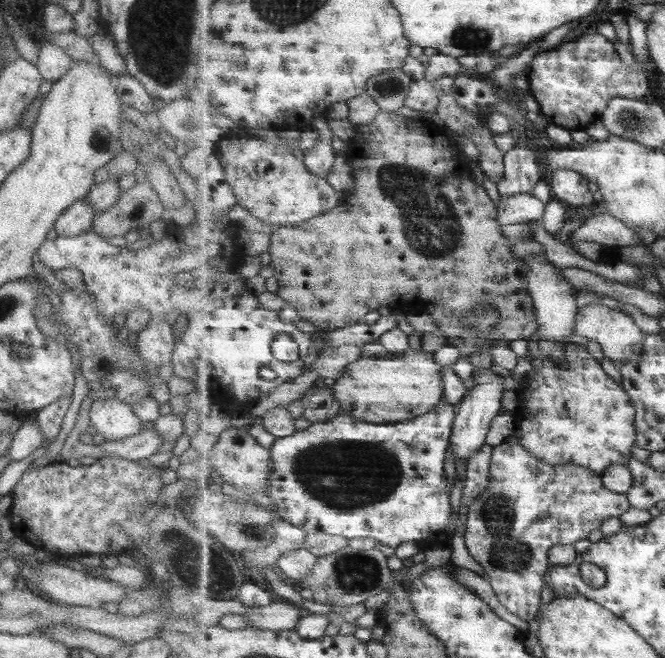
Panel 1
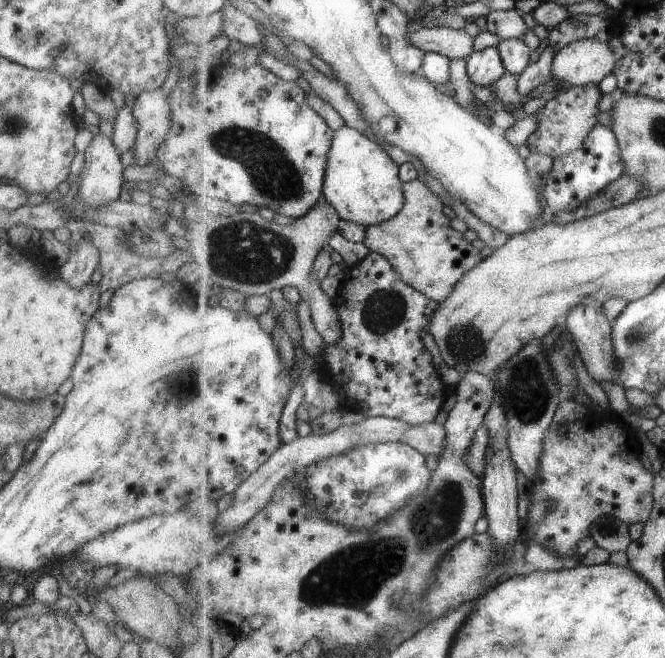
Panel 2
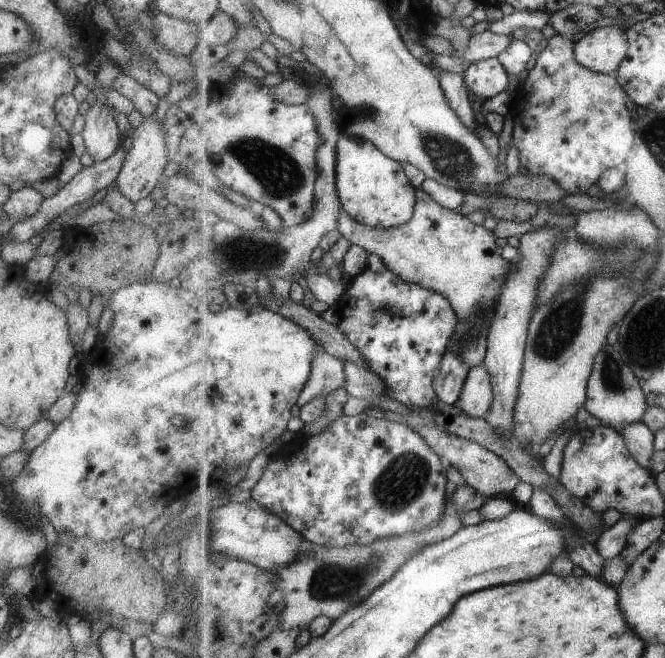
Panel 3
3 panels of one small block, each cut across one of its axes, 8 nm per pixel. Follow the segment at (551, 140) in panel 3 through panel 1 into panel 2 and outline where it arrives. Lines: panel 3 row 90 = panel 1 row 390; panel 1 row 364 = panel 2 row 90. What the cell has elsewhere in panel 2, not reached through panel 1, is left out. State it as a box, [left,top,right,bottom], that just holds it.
[525,77,603,160]

